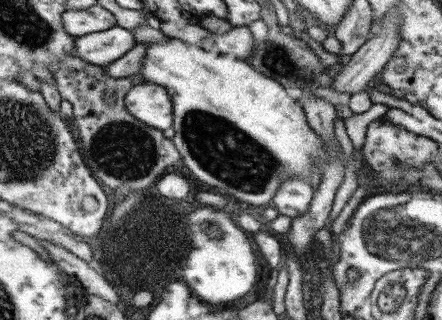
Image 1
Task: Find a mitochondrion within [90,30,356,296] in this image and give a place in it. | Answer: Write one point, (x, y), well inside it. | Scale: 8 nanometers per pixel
(223, 149)

